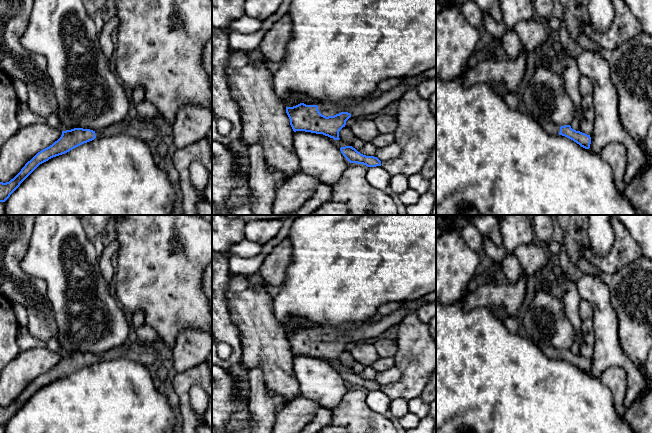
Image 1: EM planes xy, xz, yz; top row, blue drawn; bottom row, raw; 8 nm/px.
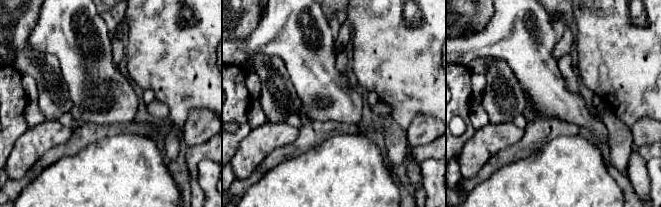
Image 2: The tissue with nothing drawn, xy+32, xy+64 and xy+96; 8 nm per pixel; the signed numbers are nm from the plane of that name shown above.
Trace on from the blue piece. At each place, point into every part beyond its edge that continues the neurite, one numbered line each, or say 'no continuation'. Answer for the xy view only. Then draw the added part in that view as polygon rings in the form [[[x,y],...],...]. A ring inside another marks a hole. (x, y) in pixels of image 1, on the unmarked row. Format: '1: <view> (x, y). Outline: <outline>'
1: xy (143, 353). Outline: [[[142,342],[132,345],[122,345],[109,349],[106,352],[95,356],[96,361],[107,361],[117,358],[128,358],[130,360],[142,363],[146,367],[155,363],[157,355],[153,345],[143,344]]]

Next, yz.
1: yz (552, 353). Outline: [[[541,346],[541,350],[550,359],[559,359],[560,350],[550,347],[550,346]]]

